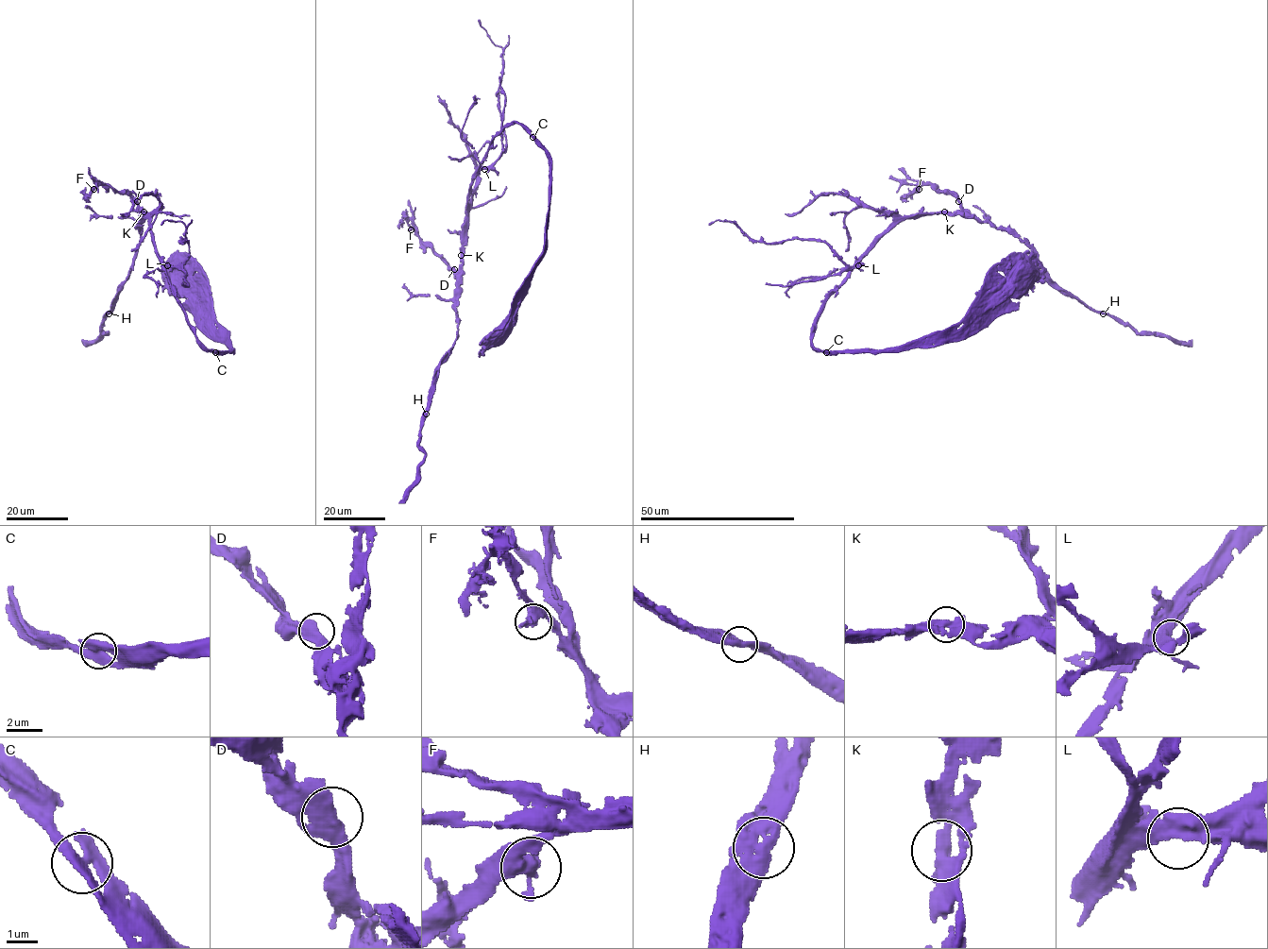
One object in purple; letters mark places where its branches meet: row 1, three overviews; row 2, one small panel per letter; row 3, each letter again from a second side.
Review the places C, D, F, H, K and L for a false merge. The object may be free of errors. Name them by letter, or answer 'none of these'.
none of these

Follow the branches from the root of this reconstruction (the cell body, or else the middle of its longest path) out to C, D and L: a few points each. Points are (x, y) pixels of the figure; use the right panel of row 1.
C: (1026, 271), (1017, 275), (1000, 292), (982, 300), (960, 322), (942, 331), (882, 349), (826, 352)
D: (1026, 271), (942, 331), (882, 349), (813, 346), (819, 309), (886, 233), (906, 218), (955, 213), (958, 201)
L: (1026, 271), (942, 331), (882, 349), (819, 351), (811, 342), (811, 328), (819, 309), (849, 270), (858, 265)

